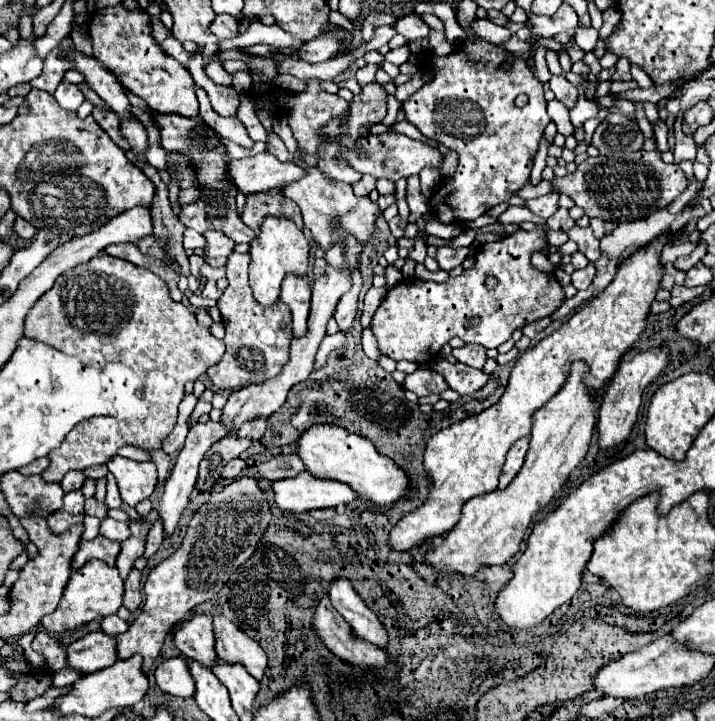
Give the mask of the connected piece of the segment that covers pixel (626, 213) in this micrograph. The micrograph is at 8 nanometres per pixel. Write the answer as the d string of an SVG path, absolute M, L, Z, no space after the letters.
M635 151L625 153L623 157L589 157L577 167L575 173L553 177L551 185L555 193L571 197L575 205L585 211L585 215L619 223L621 217L623 221L635 221L667 207L683 193L687 181L679 165L663 163L657 151Z

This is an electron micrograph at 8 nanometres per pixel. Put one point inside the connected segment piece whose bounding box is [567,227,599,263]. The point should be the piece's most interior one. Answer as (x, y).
(588, 245)

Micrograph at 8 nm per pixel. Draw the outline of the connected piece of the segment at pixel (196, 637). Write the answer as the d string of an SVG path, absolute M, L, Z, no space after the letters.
M191 613L189 621L181 621L173 631L175 647L189 659L211 667L217 659L215 655L215 637L211 615L205 613Z

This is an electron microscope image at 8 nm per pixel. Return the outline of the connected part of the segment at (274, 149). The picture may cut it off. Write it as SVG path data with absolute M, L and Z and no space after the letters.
M269 133L269 143L267 143L267 151L269 153L273 153L279 161L297 161L299 165L301 165L301 161L299 161L299 155L291 155L287 149L285 149L285 145L283 145L283 141L275 135L275 133Z

